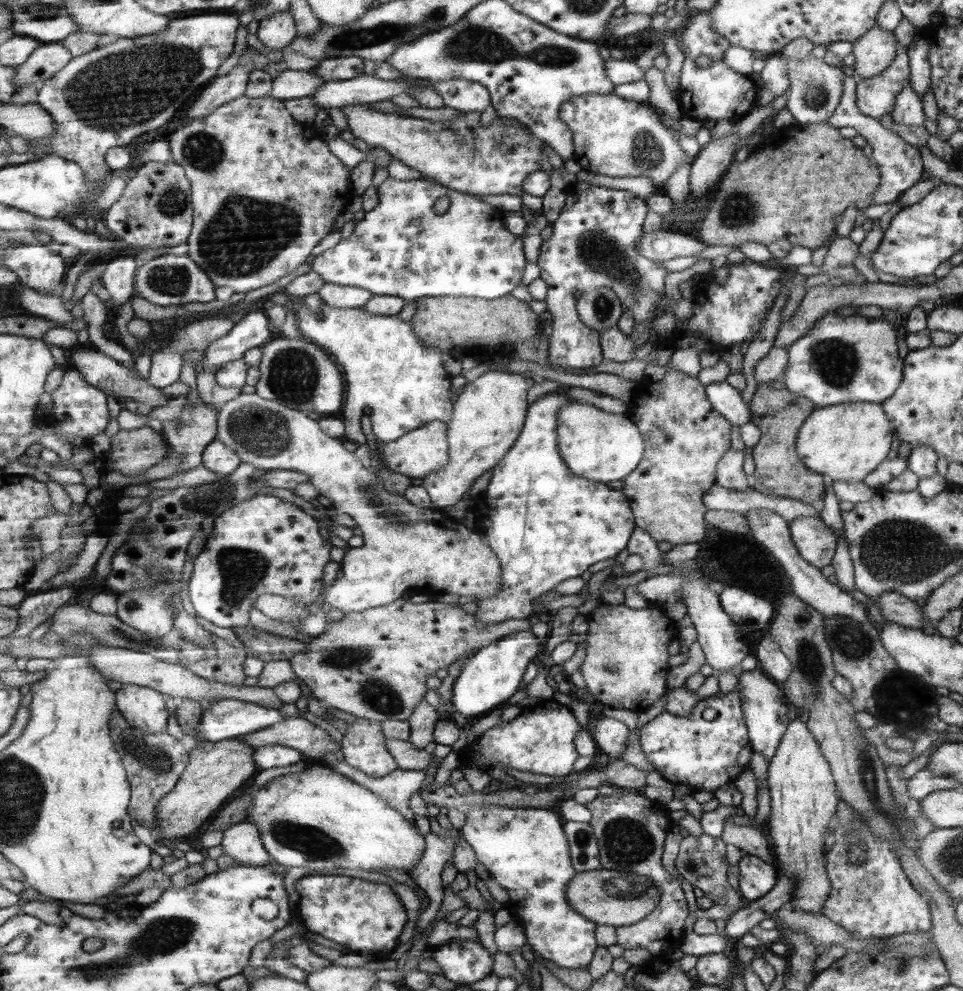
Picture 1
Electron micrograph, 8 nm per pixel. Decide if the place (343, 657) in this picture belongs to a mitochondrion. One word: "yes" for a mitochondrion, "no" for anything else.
yes

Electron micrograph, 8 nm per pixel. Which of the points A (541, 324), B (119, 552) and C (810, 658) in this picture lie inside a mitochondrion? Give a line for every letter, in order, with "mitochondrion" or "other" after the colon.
A: other
B: other
C: mitochondrion

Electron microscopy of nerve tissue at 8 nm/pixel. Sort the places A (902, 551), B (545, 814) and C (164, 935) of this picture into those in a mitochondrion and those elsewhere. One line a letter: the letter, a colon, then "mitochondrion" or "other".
A: mitochondrion
B: other
C: mitochondrion

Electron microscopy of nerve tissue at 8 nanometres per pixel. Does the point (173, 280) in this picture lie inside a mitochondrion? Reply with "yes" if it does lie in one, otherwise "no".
yes

